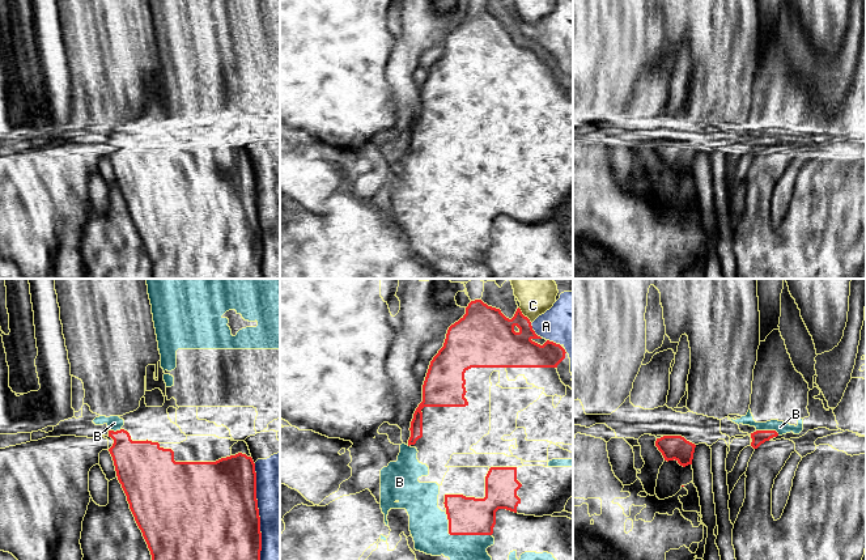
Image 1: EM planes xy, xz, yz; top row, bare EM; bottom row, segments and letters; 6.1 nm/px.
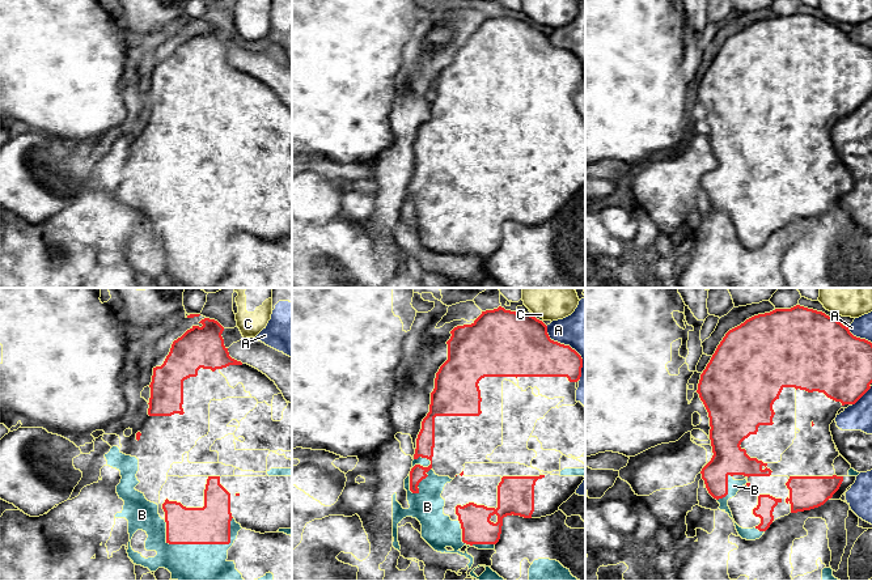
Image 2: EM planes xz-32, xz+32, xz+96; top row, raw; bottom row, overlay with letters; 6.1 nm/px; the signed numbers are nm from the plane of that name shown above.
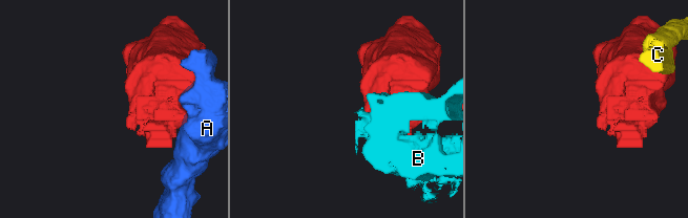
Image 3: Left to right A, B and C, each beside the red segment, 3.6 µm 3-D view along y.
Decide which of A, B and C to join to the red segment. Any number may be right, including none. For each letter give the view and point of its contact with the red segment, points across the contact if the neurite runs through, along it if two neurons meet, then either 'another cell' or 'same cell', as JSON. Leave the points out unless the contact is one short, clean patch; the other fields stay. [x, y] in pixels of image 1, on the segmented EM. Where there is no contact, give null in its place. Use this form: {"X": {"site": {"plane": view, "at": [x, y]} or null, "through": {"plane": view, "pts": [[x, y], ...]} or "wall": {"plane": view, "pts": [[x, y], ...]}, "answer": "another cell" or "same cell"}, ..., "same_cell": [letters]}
{"A": {"site": {"plane": "xy", "at": [258, 512]}, "answer": "another cell"}, "B": {"site": {"plane": "xz", "at": [459, 534]}, "answer": "same cell"}, "C": {"site": {"plane": "xz", "at": [523, 315]}, "answer": "another cell"}, "same_cell": ["B"]}

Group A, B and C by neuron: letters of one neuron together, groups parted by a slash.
A / B / C

